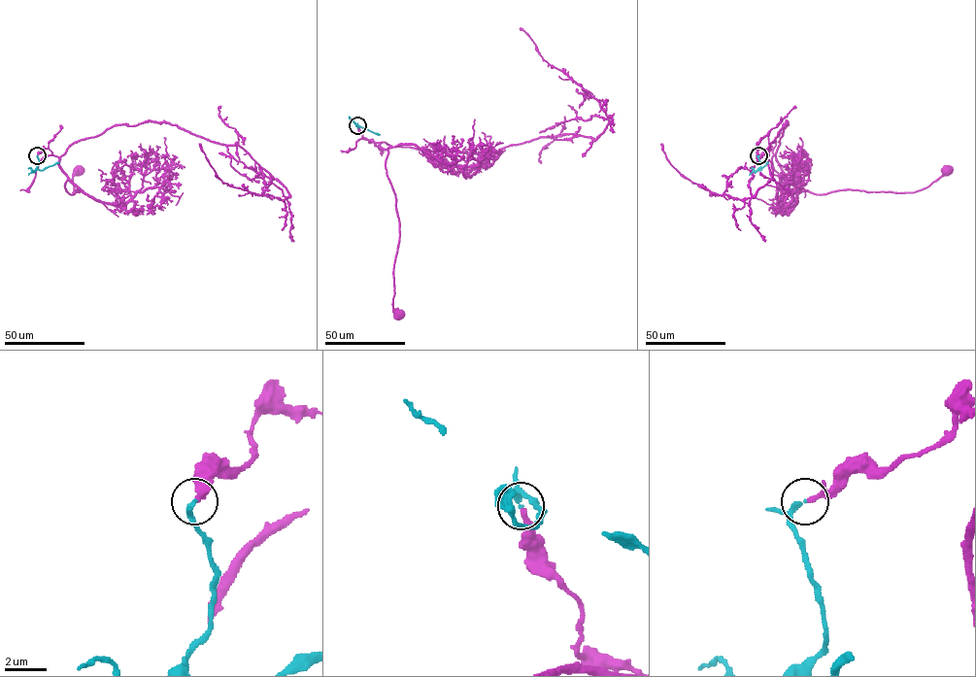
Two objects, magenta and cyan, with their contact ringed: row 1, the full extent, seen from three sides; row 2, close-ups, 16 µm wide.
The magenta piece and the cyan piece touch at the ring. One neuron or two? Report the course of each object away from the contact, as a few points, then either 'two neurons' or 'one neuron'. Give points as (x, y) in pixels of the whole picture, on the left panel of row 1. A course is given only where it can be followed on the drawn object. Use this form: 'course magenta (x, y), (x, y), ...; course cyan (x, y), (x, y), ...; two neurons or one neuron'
course magenta (37, 155), (49, 149), (58, 157), (70, 194), (79, 191), (73, 192), (73, 183), (79, 170); course cyan (37, 155), (36, 168), (39, 170), (59, 162); one neuron

